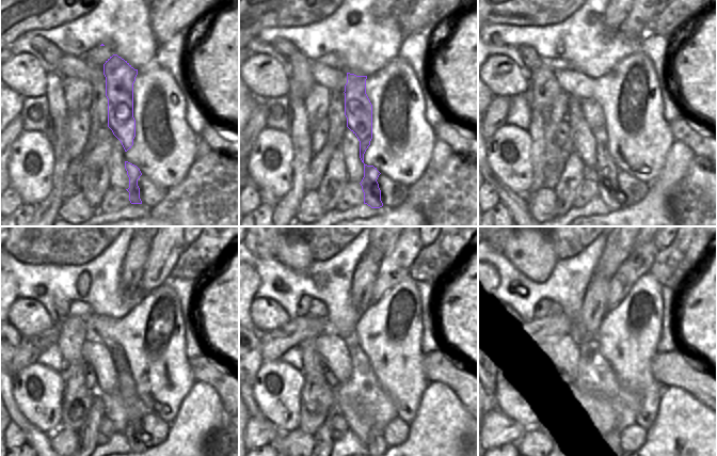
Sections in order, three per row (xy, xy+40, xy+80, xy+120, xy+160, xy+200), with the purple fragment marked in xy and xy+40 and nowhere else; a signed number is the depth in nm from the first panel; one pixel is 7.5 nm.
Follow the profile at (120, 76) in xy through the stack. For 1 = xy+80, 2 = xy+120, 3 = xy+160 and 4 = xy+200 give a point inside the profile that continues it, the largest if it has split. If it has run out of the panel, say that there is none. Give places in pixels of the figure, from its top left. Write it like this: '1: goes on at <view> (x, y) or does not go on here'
1: goes on at xy+80 (608, 190)
2: goes on at xy+120 (133, 434)
3: goes on at xy+160 (375, 438)
4: goes on at xy+200 (615, 440)

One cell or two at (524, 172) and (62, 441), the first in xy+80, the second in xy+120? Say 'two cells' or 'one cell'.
two cells

